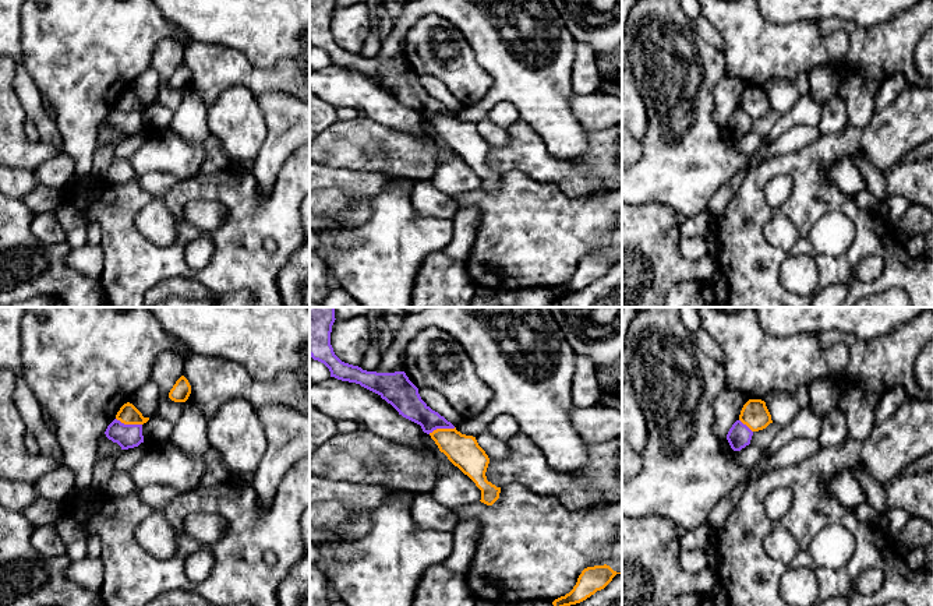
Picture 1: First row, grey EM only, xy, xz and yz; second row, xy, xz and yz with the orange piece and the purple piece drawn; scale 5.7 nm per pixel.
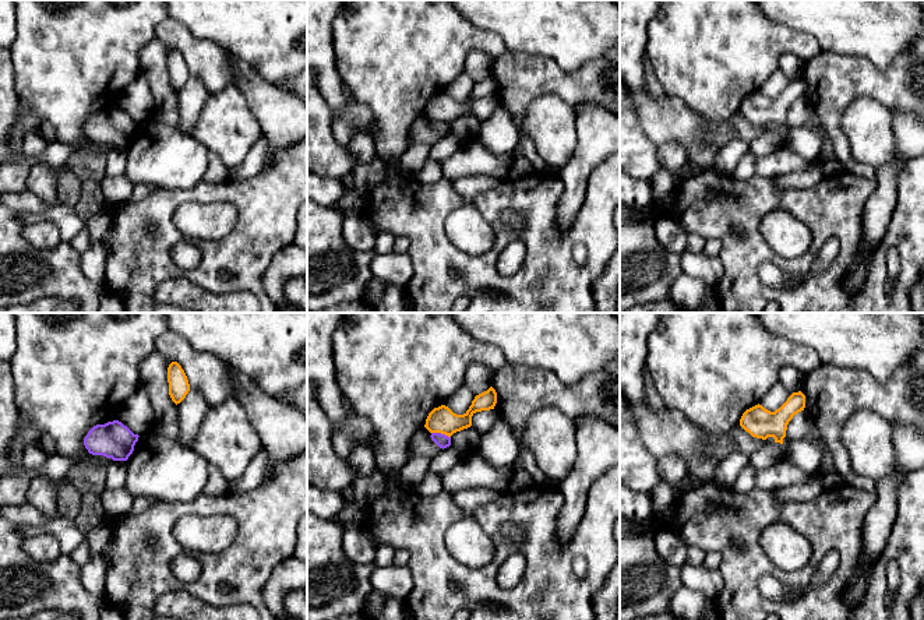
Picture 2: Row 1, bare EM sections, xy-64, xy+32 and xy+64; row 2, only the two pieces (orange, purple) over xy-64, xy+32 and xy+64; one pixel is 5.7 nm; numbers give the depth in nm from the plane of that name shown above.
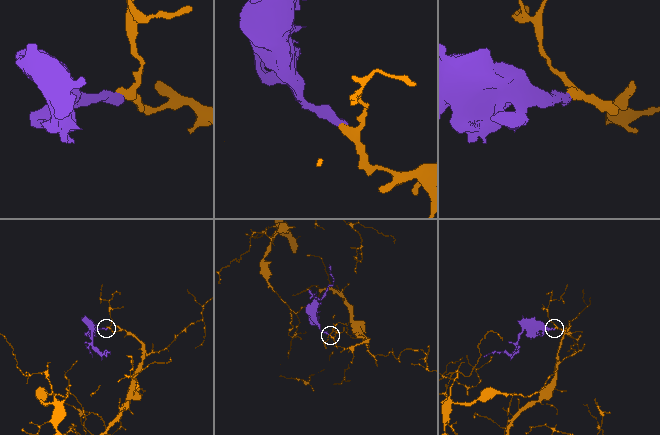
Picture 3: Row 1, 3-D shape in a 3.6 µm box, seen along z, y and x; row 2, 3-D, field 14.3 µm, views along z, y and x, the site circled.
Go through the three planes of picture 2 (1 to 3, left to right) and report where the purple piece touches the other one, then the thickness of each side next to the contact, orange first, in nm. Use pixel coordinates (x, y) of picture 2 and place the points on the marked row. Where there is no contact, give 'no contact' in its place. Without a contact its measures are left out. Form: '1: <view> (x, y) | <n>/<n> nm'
1: no contact
2: xy+32 (441, 433) | 150/80 nm
3: no contact

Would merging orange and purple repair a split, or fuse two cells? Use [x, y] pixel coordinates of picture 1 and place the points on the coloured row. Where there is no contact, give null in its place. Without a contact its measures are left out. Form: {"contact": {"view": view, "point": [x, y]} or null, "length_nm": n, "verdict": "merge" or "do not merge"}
{"contact": {"view": "xy", "point": [129, 423]}, "length_nm": 160, "verdict": "do not merge"}

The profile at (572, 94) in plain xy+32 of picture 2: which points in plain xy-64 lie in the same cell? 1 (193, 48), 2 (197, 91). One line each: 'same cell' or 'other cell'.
1: same cell
2: other cell

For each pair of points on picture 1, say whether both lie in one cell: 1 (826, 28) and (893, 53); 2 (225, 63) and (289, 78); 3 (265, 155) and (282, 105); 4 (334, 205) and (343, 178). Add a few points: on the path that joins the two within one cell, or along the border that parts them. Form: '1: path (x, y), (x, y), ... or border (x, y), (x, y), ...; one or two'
1: path (843, 25), (850, 28), (872, 50), (876, 50); one
2: path (240, 71), (253, 78), (274, 78); one
3: path (278, 143), (282, 138), (282, 117); one
4: border (324, 189), (340, 189), (350, 198), (352, 207); two

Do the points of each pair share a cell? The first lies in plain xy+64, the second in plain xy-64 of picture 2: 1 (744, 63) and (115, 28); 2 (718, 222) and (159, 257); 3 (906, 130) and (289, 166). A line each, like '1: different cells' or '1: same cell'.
1: same cell
2: same cell
3: different cells

